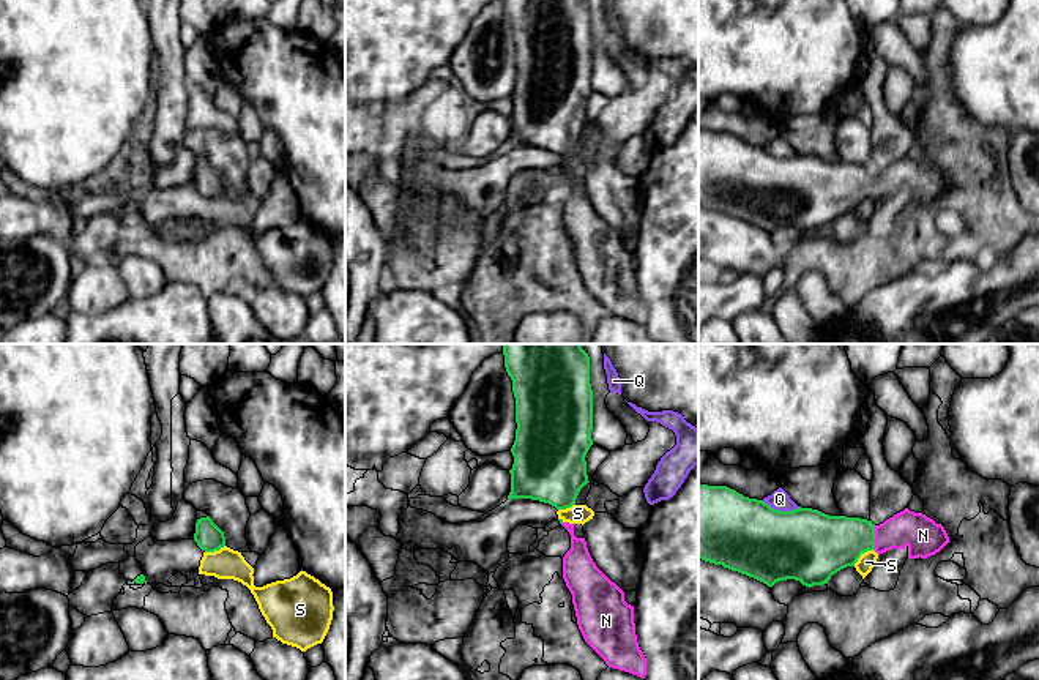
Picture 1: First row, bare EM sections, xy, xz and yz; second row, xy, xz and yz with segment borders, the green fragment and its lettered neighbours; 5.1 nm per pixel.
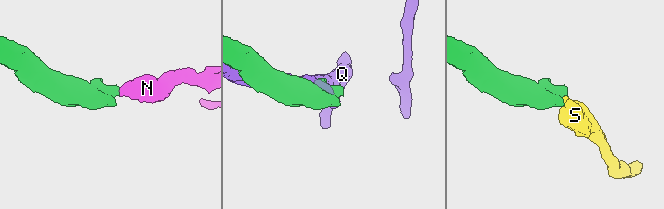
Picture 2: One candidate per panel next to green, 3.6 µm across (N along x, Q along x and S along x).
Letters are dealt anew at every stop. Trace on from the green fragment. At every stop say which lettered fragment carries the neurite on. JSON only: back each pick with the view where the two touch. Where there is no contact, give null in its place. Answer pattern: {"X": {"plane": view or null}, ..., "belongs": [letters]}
{"N": {"plane": "yz"}, "belongs": ["N"]}

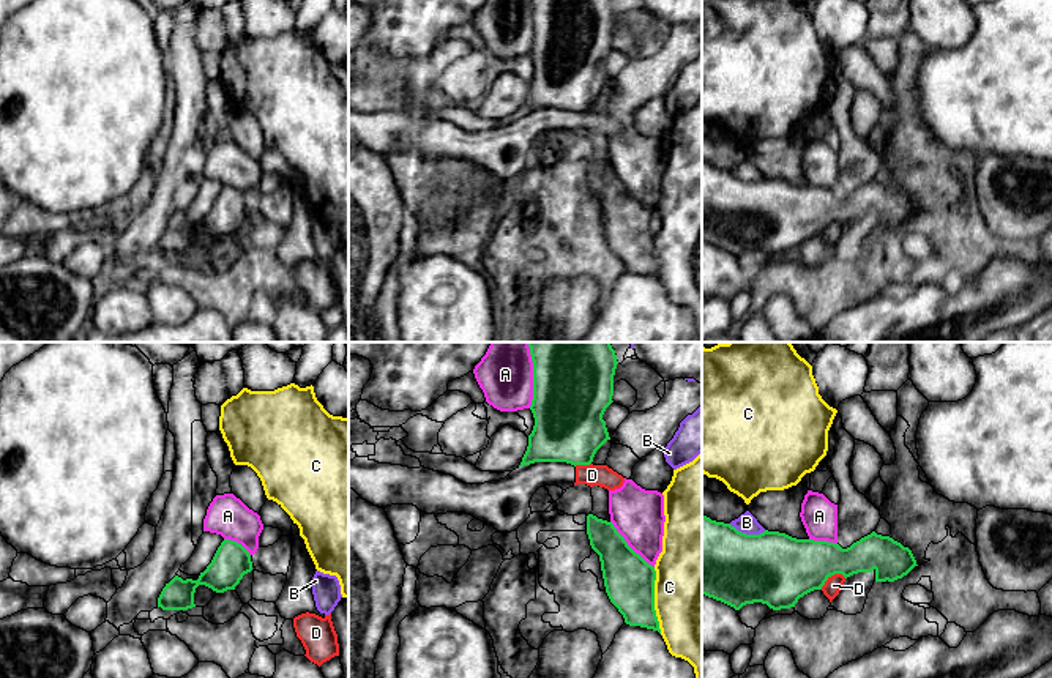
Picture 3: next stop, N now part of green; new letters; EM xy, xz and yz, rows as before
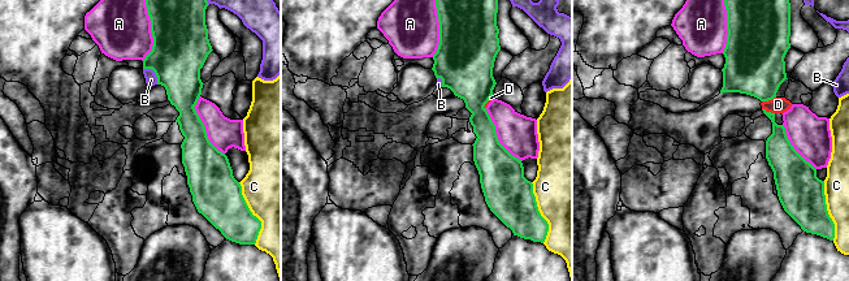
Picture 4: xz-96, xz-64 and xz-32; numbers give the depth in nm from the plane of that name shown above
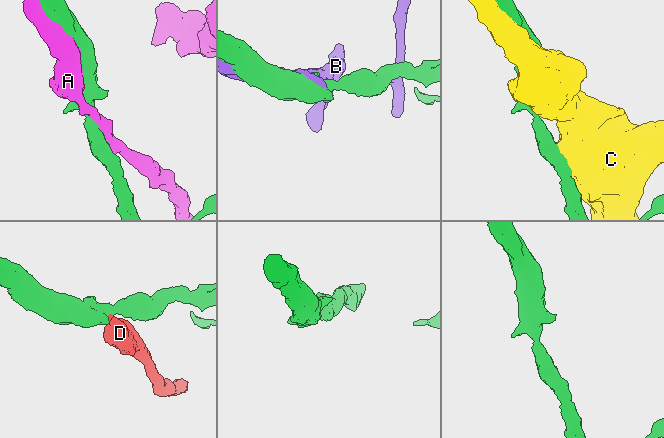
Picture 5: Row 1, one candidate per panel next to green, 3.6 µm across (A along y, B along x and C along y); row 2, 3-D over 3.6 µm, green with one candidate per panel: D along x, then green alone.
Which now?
{"belongs": []}

